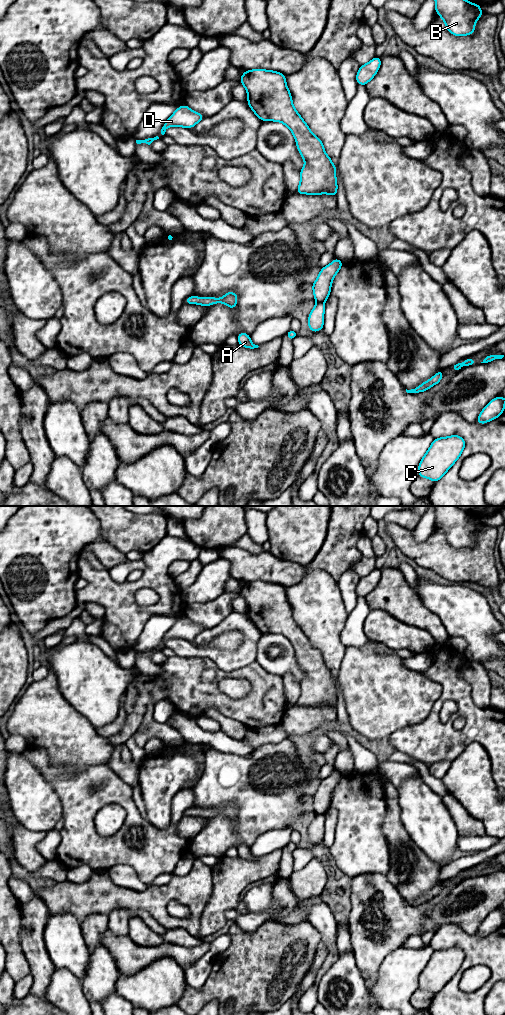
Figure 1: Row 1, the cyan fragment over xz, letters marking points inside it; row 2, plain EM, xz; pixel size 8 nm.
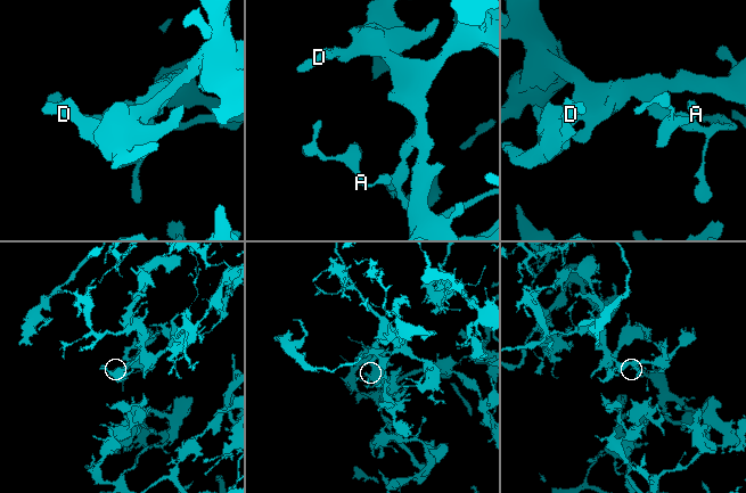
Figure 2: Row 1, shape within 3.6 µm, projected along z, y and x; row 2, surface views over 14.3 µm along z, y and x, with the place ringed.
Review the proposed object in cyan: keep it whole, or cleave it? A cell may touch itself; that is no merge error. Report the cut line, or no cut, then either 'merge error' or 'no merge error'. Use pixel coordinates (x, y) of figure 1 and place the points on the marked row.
xz (317, 301), (323, 302) | merge error

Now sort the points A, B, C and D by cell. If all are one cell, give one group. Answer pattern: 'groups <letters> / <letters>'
groups A / B C D

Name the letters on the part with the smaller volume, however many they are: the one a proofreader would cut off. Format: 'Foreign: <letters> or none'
Foreign: A

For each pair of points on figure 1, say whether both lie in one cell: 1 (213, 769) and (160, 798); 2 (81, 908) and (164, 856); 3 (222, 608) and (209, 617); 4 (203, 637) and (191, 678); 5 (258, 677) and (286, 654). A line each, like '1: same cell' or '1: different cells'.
1: different cells
2: different cells
3: same cell
4: different cells
5: different cells

